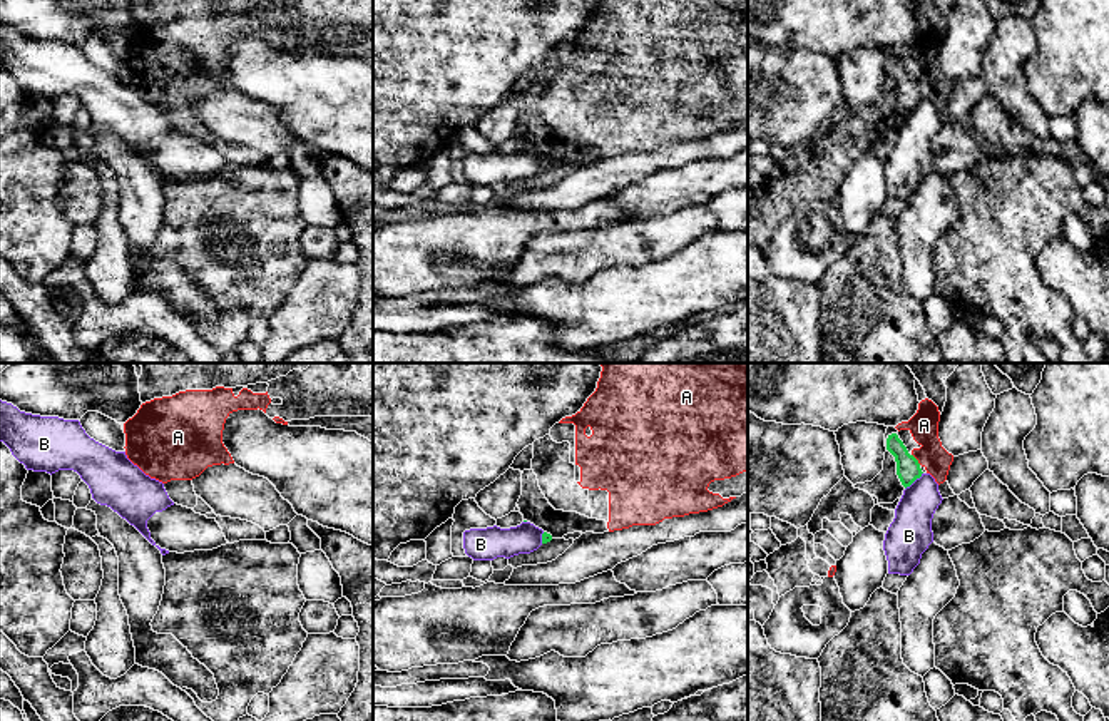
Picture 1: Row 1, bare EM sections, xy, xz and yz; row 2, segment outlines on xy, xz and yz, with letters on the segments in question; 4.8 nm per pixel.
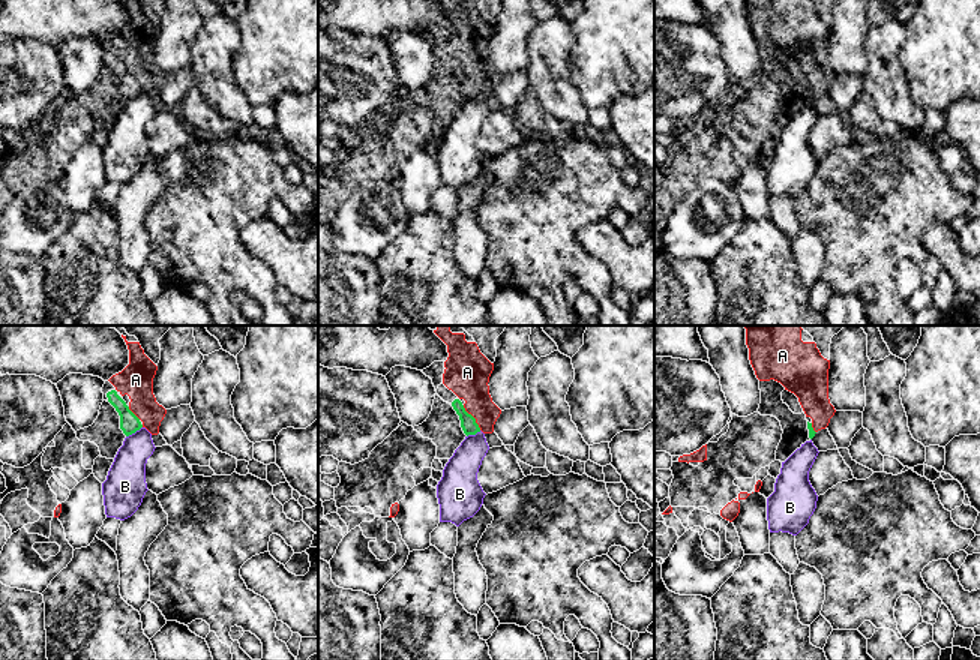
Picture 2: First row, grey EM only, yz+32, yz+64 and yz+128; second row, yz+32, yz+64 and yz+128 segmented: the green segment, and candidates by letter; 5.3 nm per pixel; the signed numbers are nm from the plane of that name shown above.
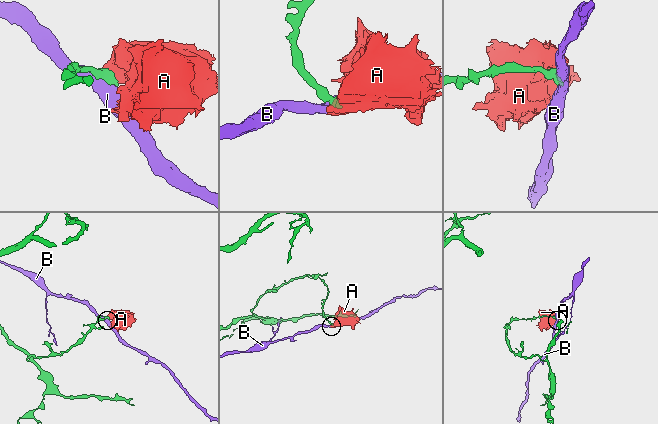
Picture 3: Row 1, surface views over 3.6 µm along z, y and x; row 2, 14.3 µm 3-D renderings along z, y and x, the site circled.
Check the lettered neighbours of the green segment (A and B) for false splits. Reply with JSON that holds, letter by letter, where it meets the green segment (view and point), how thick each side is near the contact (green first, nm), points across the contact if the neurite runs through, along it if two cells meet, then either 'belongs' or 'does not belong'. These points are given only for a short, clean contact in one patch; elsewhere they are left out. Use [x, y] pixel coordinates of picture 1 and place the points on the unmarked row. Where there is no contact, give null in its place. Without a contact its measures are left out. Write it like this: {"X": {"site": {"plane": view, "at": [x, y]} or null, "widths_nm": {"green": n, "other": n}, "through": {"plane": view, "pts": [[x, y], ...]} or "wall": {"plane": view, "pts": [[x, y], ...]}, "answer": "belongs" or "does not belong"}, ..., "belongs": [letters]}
{"A": {"site": {"plane": "yz", "at": [915, 84]}, "widths_nm": {"green": 110, "other": 140}, "through": {"plane": "yz", "pts": [[909, 94], [915, 84], [924, 76], [924, 51]]}, "answer": "belongs"}, "B": {"site": {"plane": "yz", "at": [914, 106]}, "widths_nm": {"green": 110, "other": 200}, "wall": {"plane": "yz", "pts": [[922, 97], [905, 114]]}, "answer": "does not belong"}, "belongs": ["A"]}

